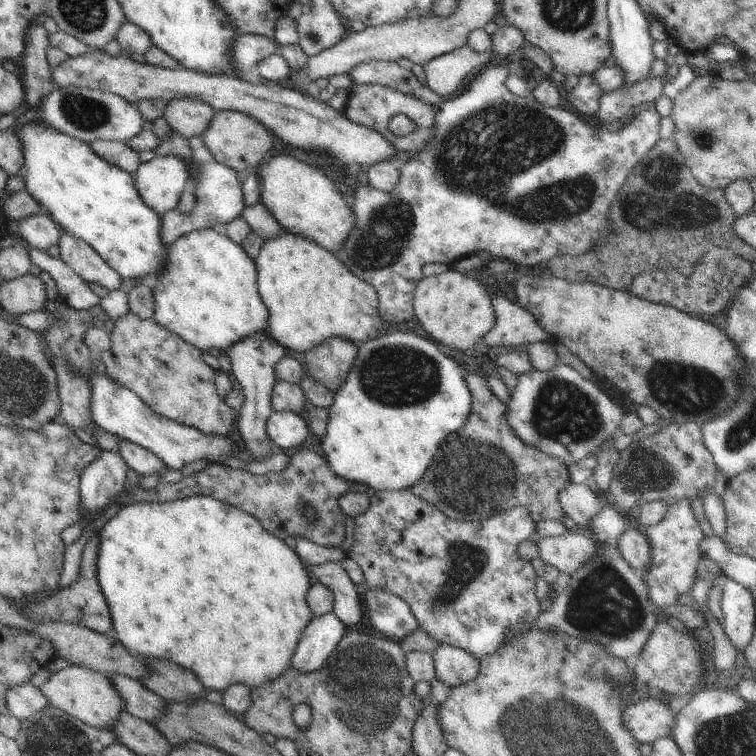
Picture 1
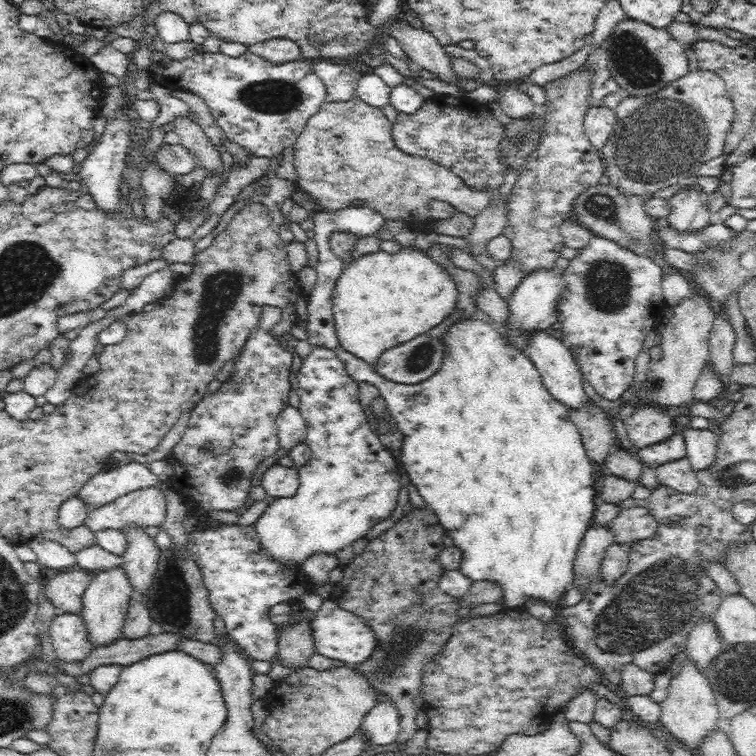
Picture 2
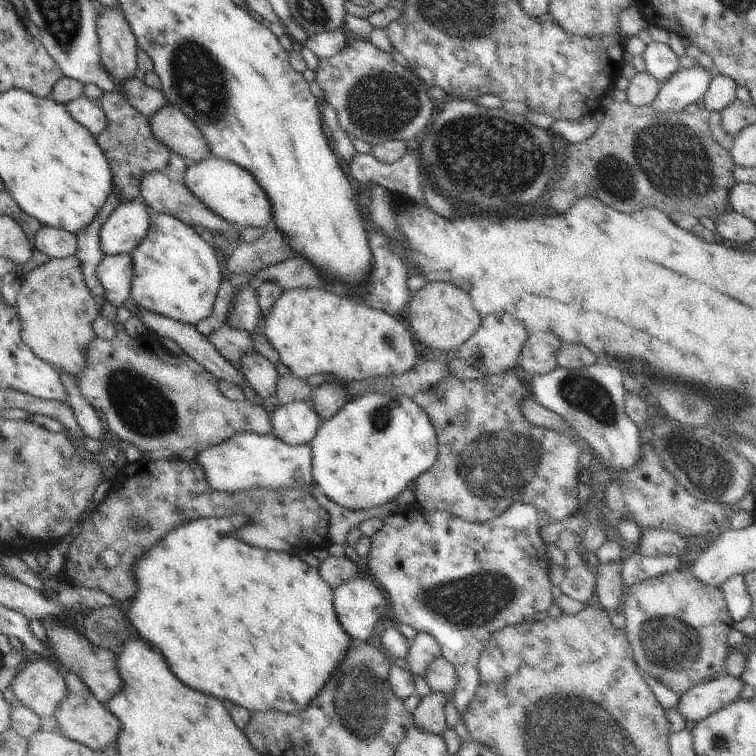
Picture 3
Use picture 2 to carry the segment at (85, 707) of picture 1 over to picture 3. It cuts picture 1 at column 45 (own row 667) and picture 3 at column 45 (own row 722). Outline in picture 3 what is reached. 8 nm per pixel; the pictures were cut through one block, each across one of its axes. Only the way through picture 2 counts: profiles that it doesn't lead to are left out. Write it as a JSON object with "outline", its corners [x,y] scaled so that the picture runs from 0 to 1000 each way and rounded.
{"outline":[[[61,870],[42,872],[38,880],[20,892],[13,906],[24,931],[40,937],[54,948],[69,947],[89,917],[85,890],[67,872]]]}

